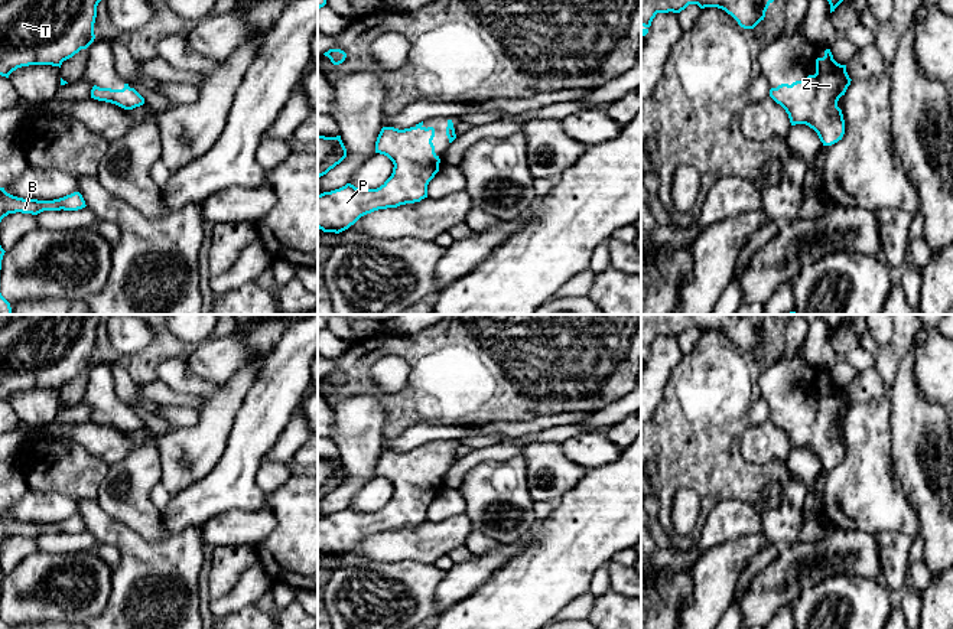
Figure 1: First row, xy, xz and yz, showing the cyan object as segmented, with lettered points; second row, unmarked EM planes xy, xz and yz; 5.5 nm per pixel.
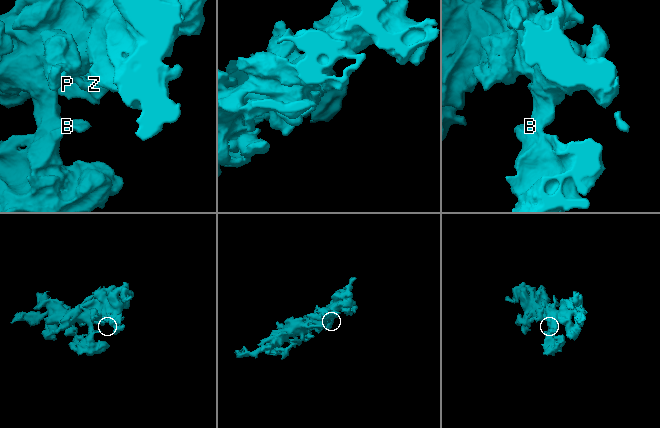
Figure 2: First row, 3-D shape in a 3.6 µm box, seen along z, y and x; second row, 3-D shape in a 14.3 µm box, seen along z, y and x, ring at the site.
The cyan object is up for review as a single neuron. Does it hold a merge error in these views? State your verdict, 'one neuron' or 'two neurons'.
one neuron

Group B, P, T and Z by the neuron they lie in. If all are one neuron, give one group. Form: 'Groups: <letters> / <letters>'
Groups: B P T Z

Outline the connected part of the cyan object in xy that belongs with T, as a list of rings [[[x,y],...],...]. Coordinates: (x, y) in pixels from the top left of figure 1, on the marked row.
[[[0,0],[0,75],[22,66],[59,66],[95,39],[94,23],[101,0]]]

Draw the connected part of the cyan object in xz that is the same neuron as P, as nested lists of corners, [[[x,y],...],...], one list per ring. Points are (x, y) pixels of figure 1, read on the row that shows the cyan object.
[[[423,121],[404,130],[383,127],[375,153],[393,162],[391,176],[377,189],[358,189],[347,183],[318,195],[318,228],[339,234],[367,214],[427,198],[427,185],[439,172],[440,163],[433,137],[435,128],[426,128]]]

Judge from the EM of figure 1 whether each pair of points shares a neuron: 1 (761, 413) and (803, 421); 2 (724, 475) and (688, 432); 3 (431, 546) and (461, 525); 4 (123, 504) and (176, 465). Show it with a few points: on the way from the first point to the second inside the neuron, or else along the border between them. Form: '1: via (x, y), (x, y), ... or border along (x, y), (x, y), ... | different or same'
1: border along (761, 396), (768, 406), (770, 419) | different
2: via (714, 465), (695, 442) | same
3: via (438, 538), (454, 531) | same
4: border along (155, 443), (159, 452), (162, 482) | different

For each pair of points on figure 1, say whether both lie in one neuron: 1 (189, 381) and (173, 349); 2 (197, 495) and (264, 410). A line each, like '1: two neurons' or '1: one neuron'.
1: two neurons
2: one neuron

